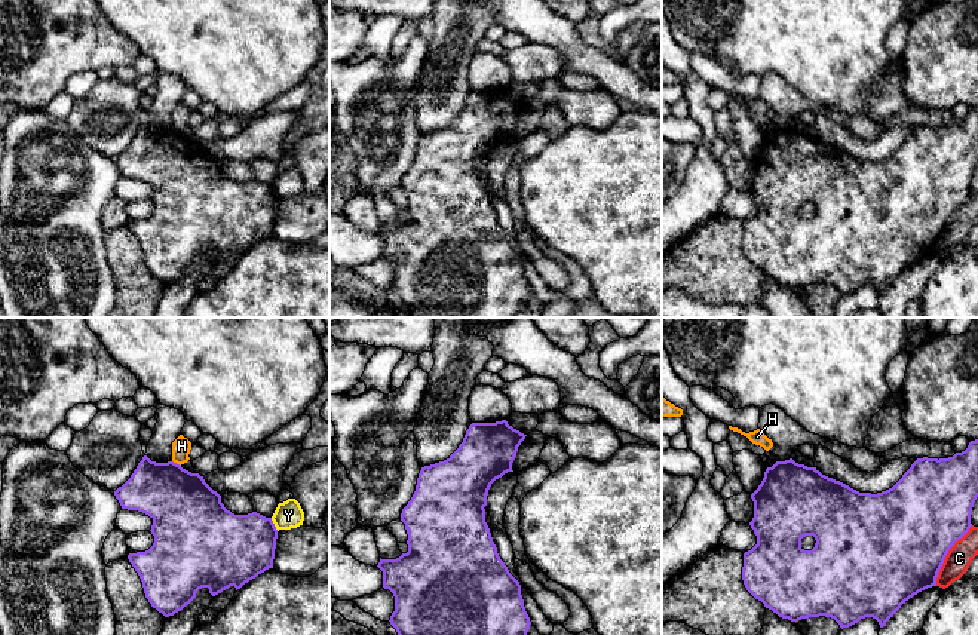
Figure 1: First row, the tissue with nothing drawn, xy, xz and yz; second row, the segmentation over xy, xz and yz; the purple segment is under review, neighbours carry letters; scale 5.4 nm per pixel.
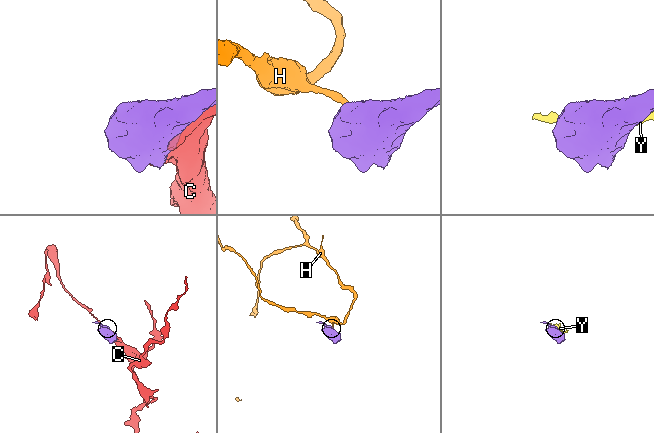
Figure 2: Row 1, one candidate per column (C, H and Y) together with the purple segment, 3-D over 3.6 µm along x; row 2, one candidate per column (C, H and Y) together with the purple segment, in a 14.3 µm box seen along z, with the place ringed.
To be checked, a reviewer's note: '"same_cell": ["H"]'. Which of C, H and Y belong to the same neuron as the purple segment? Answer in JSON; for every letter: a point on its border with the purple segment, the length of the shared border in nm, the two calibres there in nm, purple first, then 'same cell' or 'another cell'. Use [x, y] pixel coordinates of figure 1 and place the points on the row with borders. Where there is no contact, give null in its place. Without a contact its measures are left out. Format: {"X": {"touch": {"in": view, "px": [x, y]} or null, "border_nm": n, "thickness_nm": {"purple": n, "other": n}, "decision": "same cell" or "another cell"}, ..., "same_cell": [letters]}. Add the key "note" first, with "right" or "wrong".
{"note": "wrong", "C": {"touch": {"in": "yz", "px": [946, 555]}, "border_nm": 380, "thickness_nm": {"purple": 500, "other": 140}, "decision": "another cell"}, "H": {"touch": {"in": "xy", "px": [175, 463]}, "border_nm": 60, "thickness_nm": {"purple": 360, "other": 100}, "decision": "another cell"}, "Y": {"touch": {"in": "xy", "px": [273, 524]}, "border_nm": 80, "thickness_nm": {"purple": 380, "other": 150}, "decision": "another cell"}, "same_cell": []}

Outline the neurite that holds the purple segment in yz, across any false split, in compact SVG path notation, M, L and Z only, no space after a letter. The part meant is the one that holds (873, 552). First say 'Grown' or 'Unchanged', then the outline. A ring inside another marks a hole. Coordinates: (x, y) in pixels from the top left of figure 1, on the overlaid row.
Unchanged. M978 439L948 458L917 458L892 488L877 494L859 493L792 458L776 461L766 469L761 484L751 494L754 518L749 525L757 544L744 553L744 585L766 608L791 622L825 616L843 629L873 617L883 628L910 598L936 586L948 550L972 527L971 515L977 497ZM806 536L816 540L812 550L801 547Z

